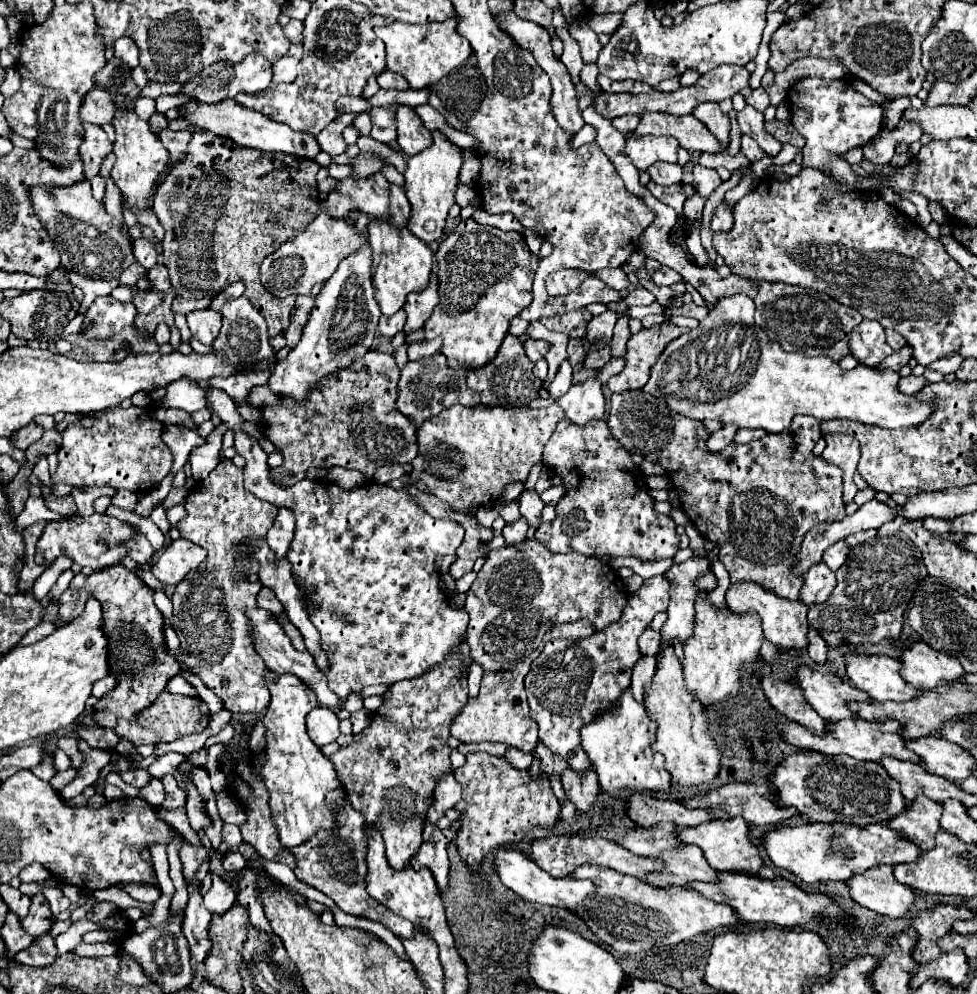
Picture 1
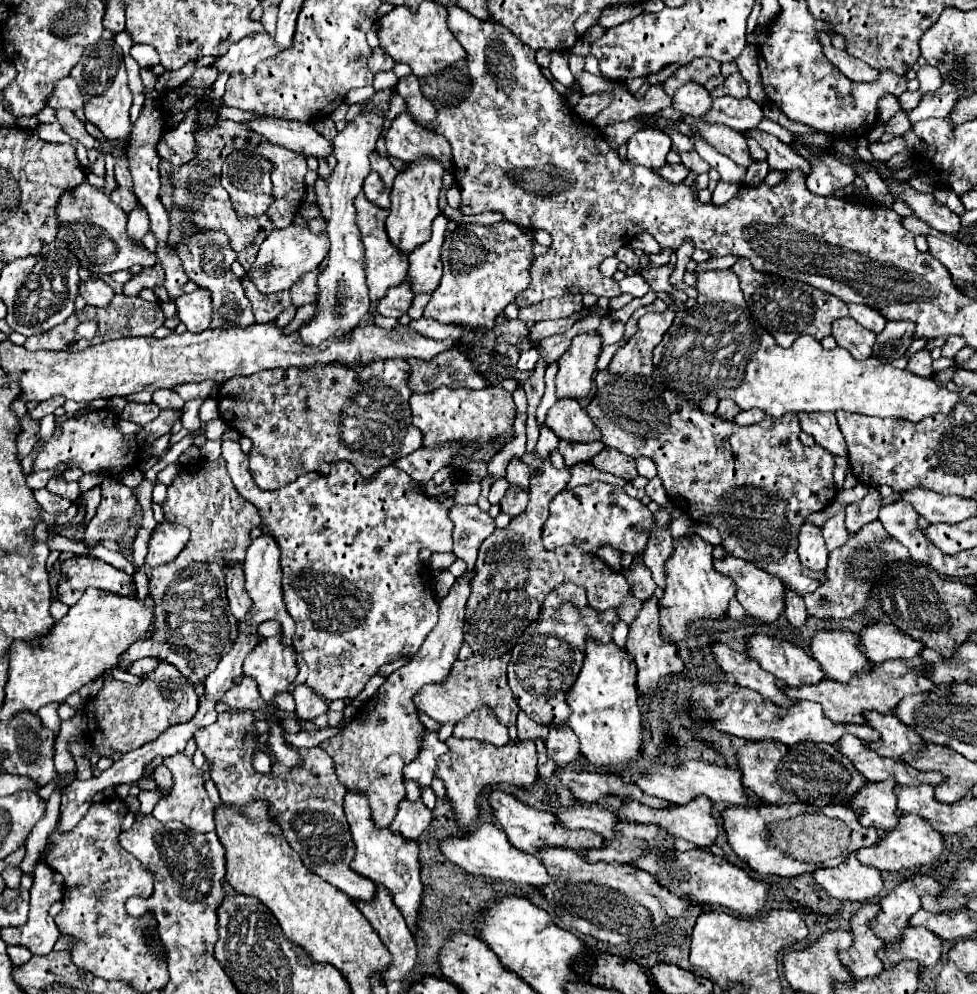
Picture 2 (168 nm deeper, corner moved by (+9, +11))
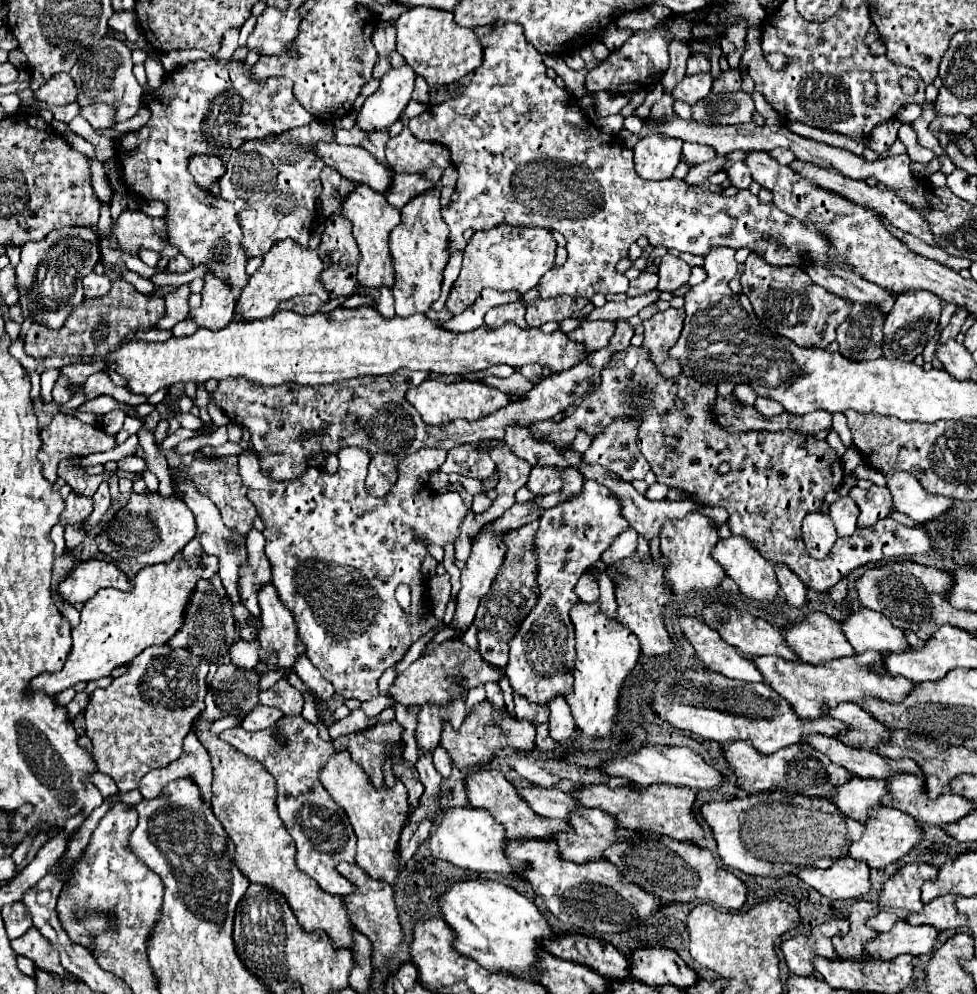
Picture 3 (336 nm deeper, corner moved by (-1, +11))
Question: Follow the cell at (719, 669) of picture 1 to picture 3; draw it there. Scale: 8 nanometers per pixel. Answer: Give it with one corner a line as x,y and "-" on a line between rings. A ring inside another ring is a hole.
690,512
678,522
664,524
660,532
660,548
662,556
666,558
666,586
672,588
674,594
684,596
690,590
710,590
720,586
720,582
726,578
726,572
710,554
718,540
720,538
716,530
712,530
710,520
698,512

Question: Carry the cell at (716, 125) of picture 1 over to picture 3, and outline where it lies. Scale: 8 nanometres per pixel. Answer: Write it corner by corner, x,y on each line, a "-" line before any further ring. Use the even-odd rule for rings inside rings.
694,74
694,76
686,76
682,82
678,82
672,96
674,96
674,100
682,100
682,102
694,106
694,104
698,104
698,100
706,98
710,94
710,90
712,90
712,76

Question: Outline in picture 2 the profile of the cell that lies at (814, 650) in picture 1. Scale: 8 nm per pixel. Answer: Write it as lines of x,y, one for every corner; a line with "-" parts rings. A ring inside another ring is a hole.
786,588
786,596
784,596
784,598
786,598
786,600
784,600
784,604
786,604
784,614
786,614
788,622
794,624
796,628
800,628
800,626
806,622
806,616
808,616
802,596
798,596
796,592
792,592
792,590

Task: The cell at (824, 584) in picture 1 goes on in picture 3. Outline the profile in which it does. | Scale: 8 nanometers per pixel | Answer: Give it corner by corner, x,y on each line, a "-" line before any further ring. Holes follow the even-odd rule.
812,512
804,518
802,538
804,538
804,544
806,544
806,552
812,558
822,560
822,558
830,556
830,548
834,546
834,540
838,536
836,536
834,524
832,524
828,514

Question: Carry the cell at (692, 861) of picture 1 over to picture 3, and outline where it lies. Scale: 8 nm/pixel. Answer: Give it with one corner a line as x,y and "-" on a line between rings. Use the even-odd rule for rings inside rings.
586,808
580,810
570,818
570,824
574,828
572,834
560,834
556,838
556,844
560,848
560,854
566,860
574,862
590,862
600,860
602,852
610,848
610,844
618,844
618,824
614,816

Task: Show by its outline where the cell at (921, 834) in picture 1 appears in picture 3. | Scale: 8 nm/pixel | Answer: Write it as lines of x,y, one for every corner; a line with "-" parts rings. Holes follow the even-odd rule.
854,776
850,782
846,782
842,788
838,788
832,802
838,806
838,810
858,822
868,820
868,812
882,806
886,784
884,780
874,778
858,778

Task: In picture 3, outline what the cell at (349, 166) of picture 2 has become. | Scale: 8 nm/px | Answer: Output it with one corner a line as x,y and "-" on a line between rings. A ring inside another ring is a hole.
410,66
392,68
388,74
384,74
384,78
380,80
380,88
364,100
356,122
358,128
362,128
366,134
390,128
410,102
414,78
416,72

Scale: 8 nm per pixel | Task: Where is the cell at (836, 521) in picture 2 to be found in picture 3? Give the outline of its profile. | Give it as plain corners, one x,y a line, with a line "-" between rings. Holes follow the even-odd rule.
840,498
838,502
830,504
830,518
836,526
836,532
838,532
838,538
846,538
846,536
852,536
854,534
854,528
856,526
856,518
858,518
858,506
848,498

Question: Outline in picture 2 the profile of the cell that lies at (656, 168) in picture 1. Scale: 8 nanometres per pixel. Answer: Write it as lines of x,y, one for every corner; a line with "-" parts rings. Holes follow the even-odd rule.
666,164
664,168
660,168
660,176
664,178
664,180
668,180
668,182
674,182
674,184
678,184
678,182
682,182
686,176
688,176
688,168
684,166
684,164

